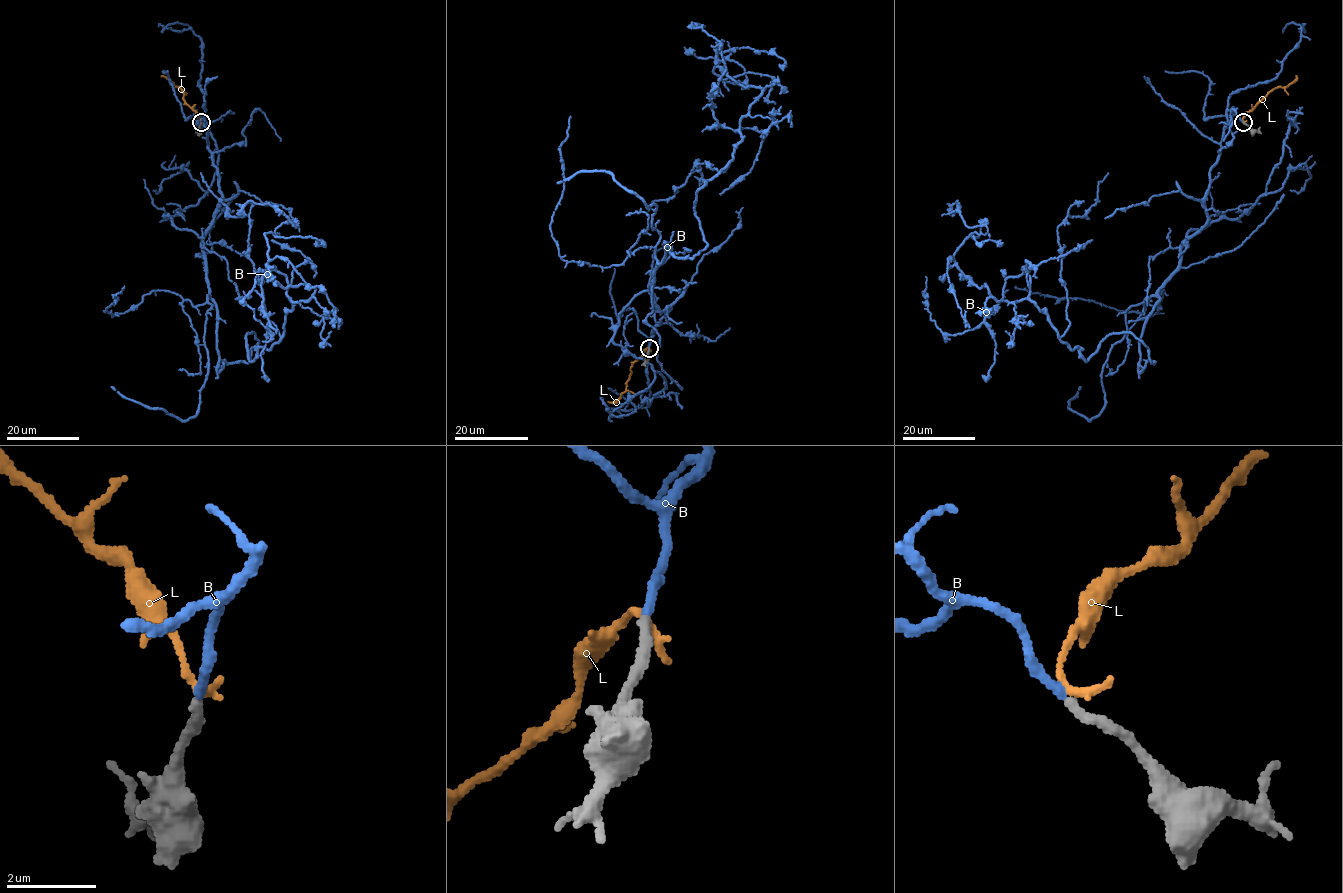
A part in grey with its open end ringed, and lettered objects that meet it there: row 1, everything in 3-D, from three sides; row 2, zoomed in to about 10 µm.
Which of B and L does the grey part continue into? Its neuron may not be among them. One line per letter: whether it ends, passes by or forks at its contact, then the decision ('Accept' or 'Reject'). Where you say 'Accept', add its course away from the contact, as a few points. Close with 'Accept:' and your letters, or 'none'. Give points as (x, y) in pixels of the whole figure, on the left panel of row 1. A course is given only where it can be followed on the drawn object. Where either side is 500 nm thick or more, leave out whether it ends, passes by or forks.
B: It ends there. Accept. Its course: (201, 122), (219, 371), (315, 289), (267, 273), (294, 222), (237, 214)
L: It ends there. Reject
Accept: B

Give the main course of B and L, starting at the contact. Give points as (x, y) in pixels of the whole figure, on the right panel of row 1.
B: (1243, 122), (1140, 371), (1130, 333), (1087, 361), (977, 287), (954, 254), (983, 222), (951, 214)
L: (1243, 122), (1243, 117), (1268, 94), (1276, 87), (1285, 87), (1296, 78), (1296, 75)

